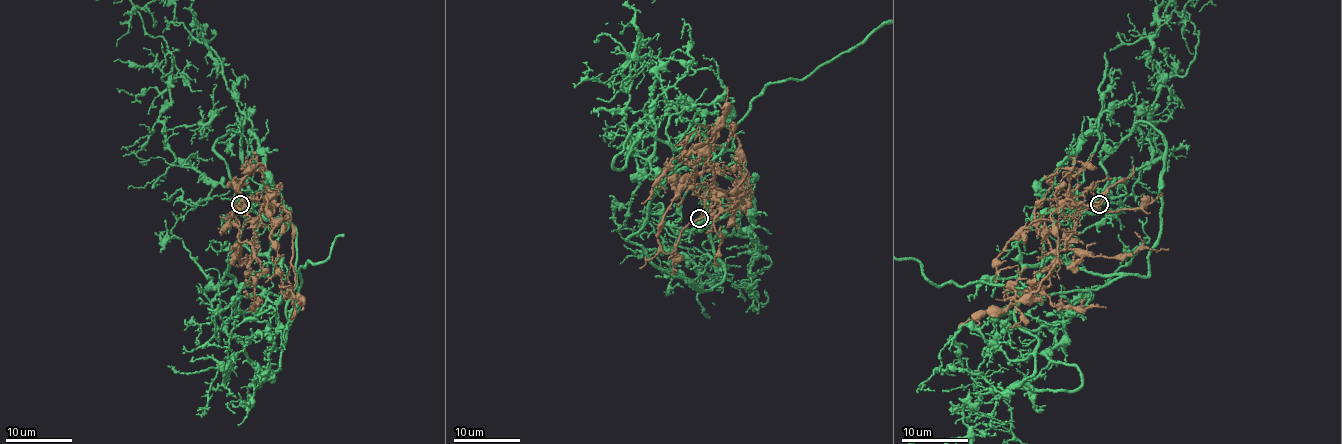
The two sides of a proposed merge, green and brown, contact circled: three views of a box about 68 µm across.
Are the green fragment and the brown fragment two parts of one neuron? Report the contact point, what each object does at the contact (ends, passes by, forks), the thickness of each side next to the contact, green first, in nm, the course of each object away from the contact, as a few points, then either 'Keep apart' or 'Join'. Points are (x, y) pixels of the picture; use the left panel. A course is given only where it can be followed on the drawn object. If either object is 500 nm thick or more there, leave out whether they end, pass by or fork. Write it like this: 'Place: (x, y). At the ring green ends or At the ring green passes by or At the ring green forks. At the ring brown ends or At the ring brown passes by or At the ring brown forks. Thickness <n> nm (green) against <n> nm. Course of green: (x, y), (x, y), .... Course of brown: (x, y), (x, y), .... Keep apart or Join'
Place: (240, 204). At the ring green forks. At the ring brown ends. Thickness 320 nm (green) against 170 nm. Course of brown: (240, 205), (251, 198), (289, 213), (294, 275), (286, 289), (298, 305). Keep apart

